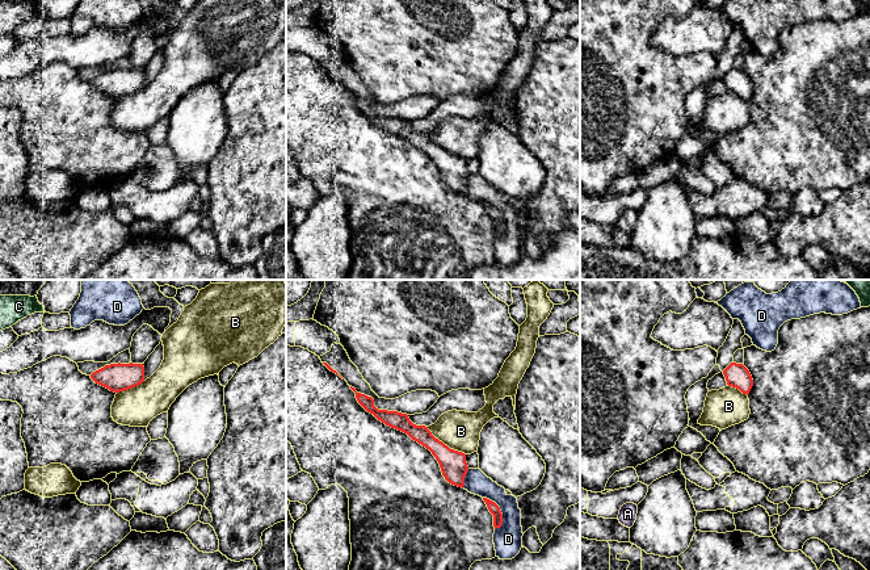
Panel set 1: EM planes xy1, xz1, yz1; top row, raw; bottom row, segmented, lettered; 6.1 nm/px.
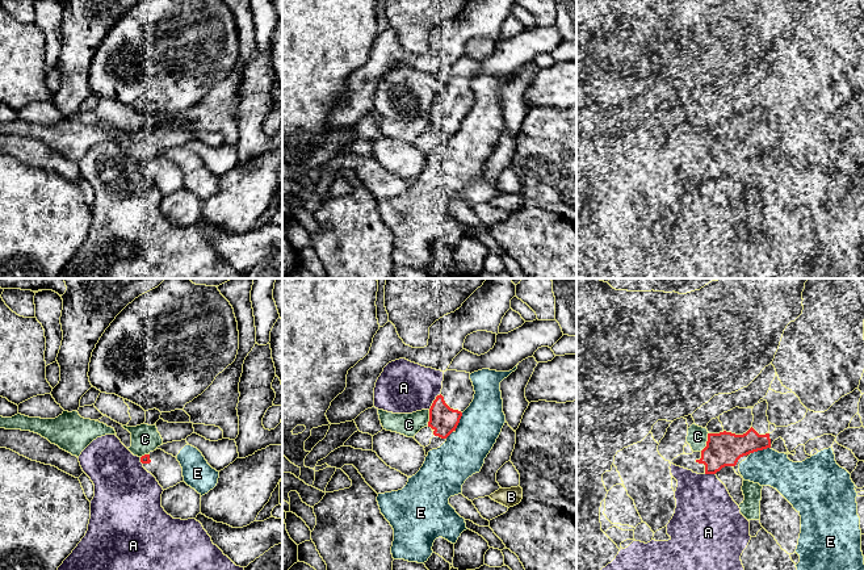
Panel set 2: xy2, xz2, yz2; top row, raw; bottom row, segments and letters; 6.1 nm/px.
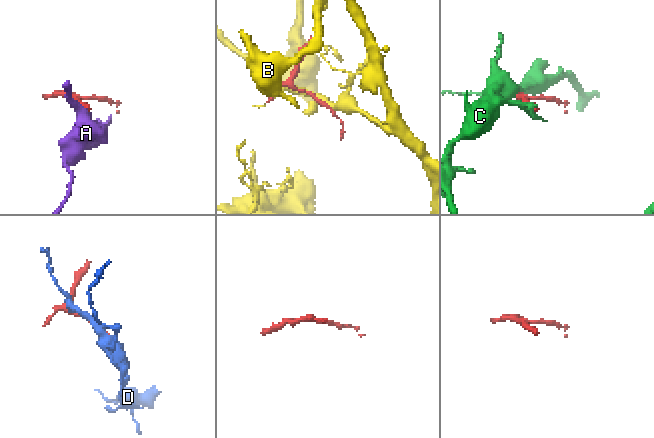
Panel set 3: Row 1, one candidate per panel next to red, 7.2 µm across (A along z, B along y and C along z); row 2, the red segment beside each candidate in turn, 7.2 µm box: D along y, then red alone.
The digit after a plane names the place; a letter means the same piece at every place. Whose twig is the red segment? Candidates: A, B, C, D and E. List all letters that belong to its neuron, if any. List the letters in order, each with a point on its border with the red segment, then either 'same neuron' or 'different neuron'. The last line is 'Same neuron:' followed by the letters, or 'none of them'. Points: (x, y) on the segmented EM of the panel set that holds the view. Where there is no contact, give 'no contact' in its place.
A: xz2 (433, 401) | different neuron
B: xz1 (444, 444) | different neuron
C: yz2 (707, 441) | different neuron
D: xz1 (499, 510) | different neuron
E: yz2 (760, 449) | different neuron
Same neuron: none of them

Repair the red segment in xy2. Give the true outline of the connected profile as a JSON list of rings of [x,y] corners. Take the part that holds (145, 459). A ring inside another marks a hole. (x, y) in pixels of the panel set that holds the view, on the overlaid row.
[[[162,449],[142,456],[140,462],[143,468],[156,478],[163,490],[184,481],[183,468],[177,458]]]

